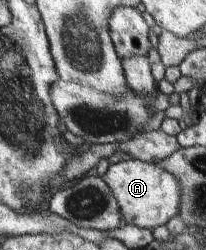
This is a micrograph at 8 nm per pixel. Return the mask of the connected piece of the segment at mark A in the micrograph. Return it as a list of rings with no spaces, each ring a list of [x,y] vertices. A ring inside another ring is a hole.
[[[131,157],[129,160],[110,165],[102,179],[104,179],[113,196],[117,199],[119,211],[122,215],[122,225],[132,224],[153,230],[156,227],[160,227],[160,225],[166,226],[173,217],[179,215],[181,208],[181,187],[179,181],[175,175],[162,169],[154,162],[145,162],[140,158]]]

